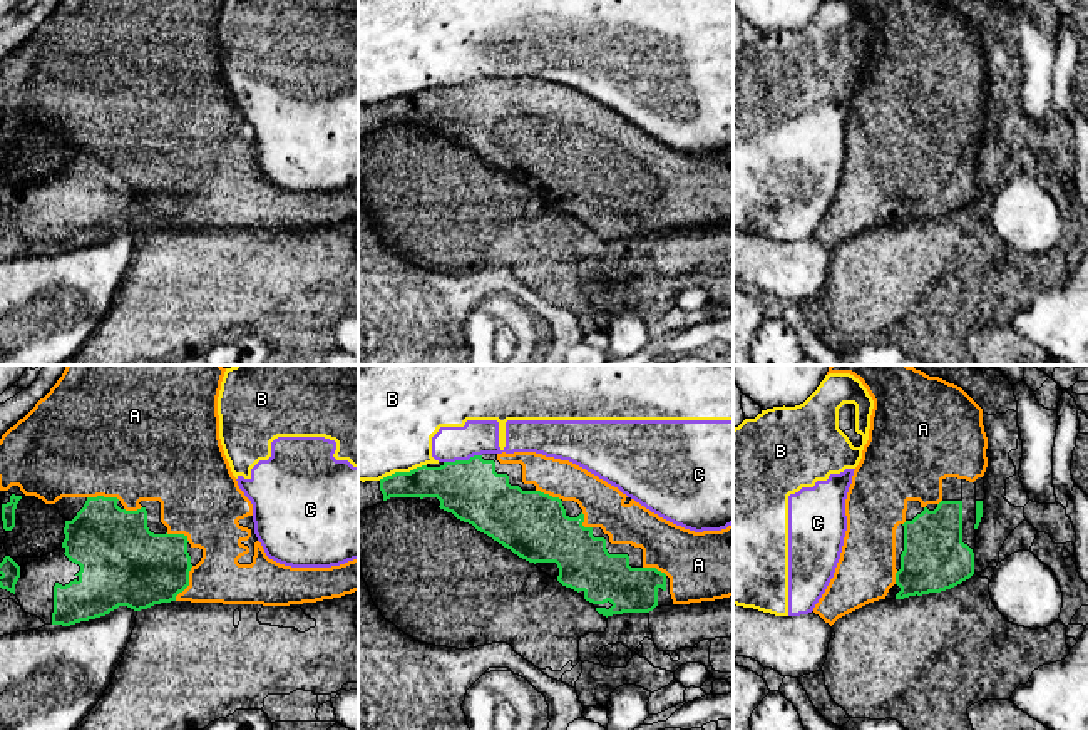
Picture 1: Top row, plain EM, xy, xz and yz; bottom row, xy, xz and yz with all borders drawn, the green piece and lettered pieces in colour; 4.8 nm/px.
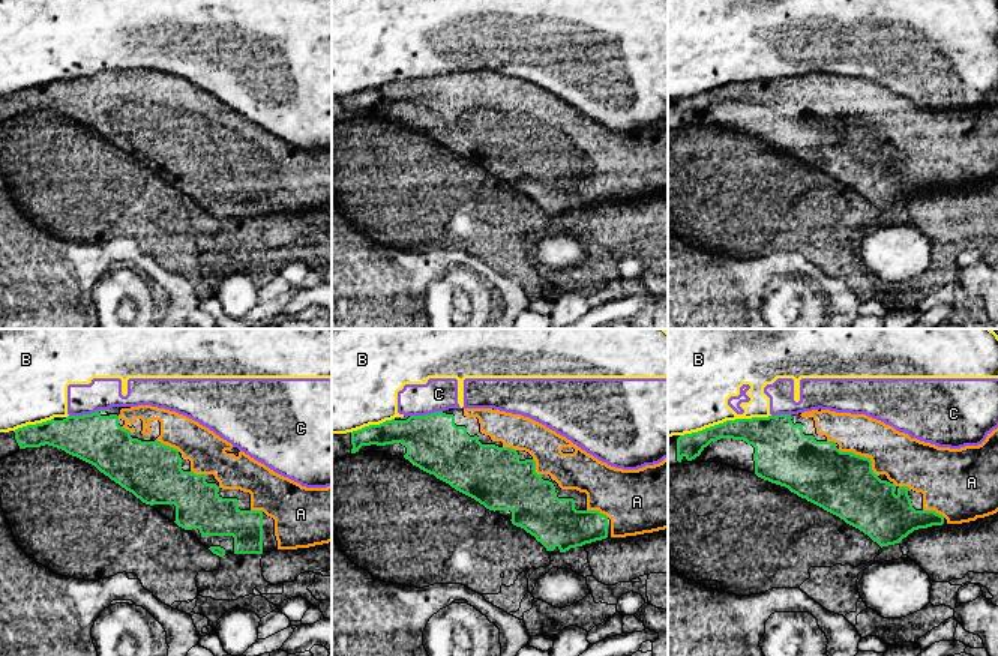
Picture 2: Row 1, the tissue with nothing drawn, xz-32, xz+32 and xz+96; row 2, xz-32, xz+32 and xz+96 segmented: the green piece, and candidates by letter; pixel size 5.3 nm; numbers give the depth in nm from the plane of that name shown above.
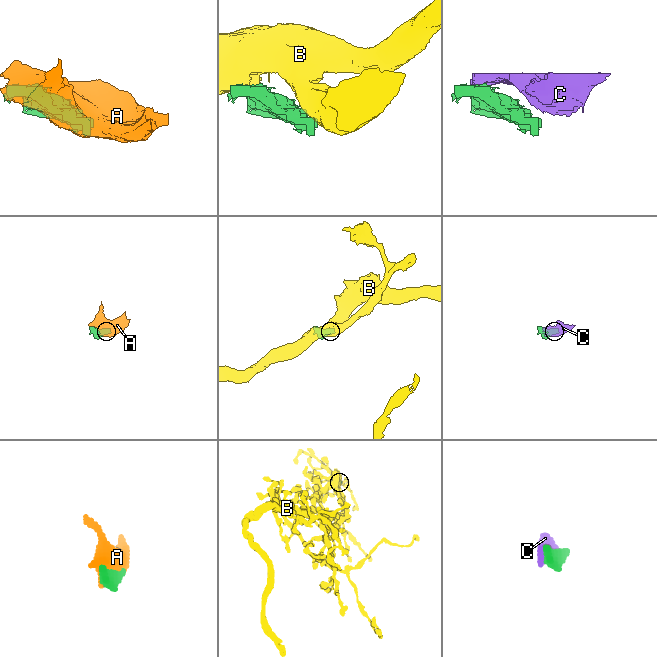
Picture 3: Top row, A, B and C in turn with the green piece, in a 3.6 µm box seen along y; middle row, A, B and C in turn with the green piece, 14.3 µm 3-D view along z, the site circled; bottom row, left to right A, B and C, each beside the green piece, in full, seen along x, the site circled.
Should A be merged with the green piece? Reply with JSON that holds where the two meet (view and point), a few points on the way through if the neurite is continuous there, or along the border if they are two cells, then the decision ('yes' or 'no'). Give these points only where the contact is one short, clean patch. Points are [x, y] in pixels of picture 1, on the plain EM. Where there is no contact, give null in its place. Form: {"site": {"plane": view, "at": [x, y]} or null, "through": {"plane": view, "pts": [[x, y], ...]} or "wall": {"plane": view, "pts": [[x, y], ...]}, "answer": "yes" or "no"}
{"site": {"plane": "xy", "at": [188, 208]}, "answer": "yes"}

